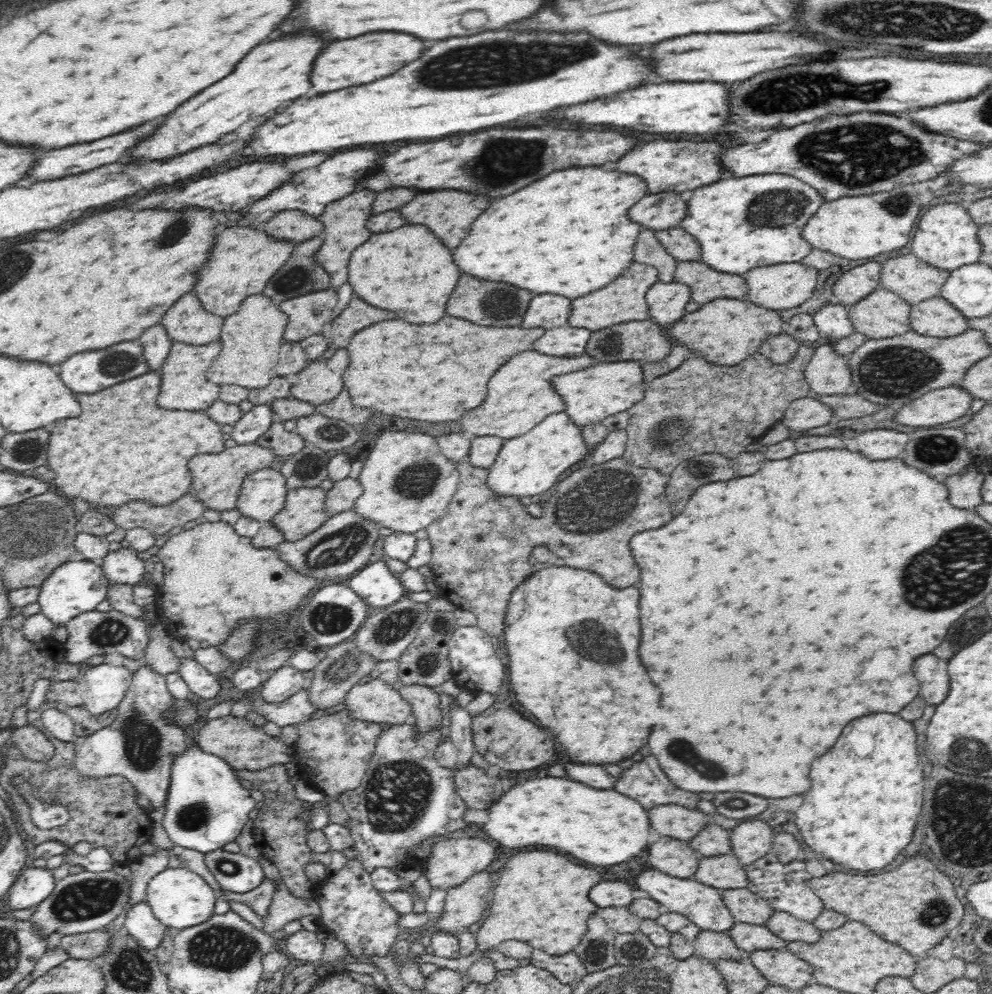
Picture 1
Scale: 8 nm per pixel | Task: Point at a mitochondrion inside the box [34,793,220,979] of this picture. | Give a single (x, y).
(88, 899)

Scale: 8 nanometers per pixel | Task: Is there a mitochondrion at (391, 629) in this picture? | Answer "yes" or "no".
yes

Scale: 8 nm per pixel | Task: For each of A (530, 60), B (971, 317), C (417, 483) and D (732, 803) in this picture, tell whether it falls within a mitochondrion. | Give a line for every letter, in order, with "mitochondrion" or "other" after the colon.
A: mitochondrion
B: other
C: mitochondrion
D: mitochondrion

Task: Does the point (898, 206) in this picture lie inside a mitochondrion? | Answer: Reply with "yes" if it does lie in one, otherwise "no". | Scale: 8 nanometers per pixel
yes

